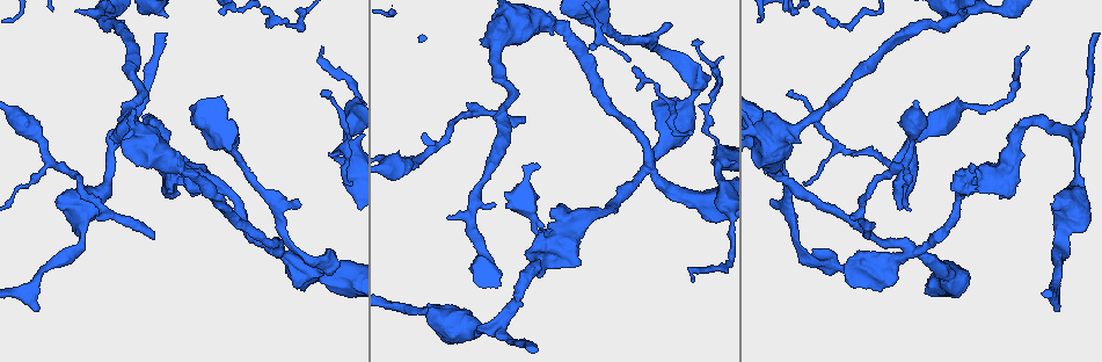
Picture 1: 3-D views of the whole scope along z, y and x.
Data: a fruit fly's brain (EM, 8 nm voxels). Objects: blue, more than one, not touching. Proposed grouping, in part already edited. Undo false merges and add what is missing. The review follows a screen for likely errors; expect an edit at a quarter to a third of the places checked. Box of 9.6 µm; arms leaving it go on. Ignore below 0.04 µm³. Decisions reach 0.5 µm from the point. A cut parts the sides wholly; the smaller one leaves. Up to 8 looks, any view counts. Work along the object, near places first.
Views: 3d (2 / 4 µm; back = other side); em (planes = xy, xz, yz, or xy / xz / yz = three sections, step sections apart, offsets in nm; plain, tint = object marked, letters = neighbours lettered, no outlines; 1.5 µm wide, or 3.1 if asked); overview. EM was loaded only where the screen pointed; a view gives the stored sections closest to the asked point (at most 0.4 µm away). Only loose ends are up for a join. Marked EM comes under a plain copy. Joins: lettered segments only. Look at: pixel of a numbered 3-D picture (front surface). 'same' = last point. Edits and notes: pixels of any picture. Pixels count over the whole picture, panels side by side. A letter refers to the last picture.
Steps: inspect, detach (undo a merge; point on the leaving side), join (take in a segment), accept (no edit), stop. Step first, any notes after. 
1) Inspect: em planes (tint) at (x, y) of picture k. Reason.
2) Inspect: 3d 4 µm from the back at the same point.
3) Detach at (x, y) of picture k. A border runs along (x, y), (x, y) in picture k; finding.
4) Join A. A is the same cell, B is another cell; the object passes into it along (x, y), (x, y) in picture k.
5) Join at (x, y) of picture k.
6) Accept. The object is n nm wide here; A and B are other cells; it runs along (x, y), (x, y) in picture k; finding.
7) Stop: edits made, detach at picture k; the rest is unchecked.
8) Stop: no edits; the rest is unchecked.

Inspect: 3d 2 µm at (703, 42) of picture 1. Free end.

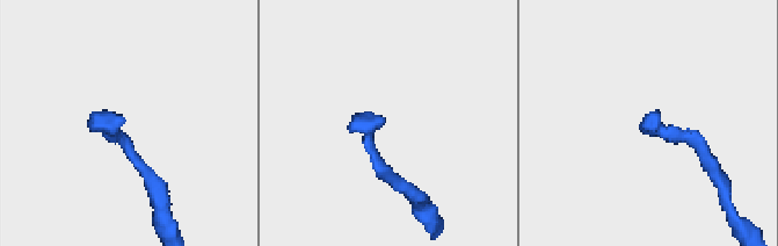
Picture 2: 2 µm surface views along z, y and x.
Inspect: em planes (letters) at (381, 121) of picture 2.

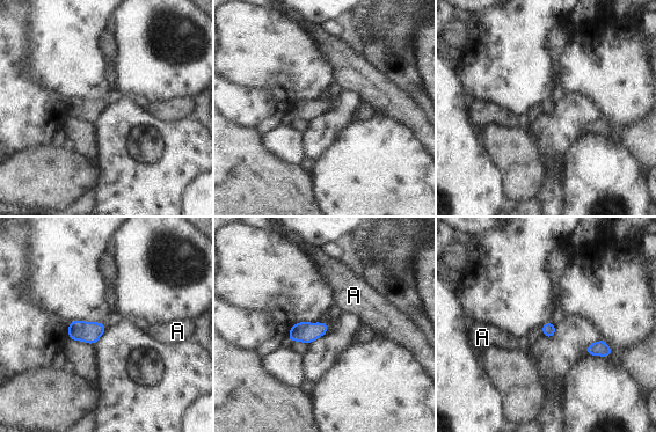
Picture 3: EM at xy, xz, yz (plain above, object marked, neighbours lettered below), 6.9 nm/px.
Accept. The object is 90 nm wide here; A is another cell; a border runs along (540, 329), (544, 335) in picture 3; no lettered segment goes on from it.

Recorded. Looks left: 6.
Inspect: em planes (letters) at (670, 26) of picture 1. An open end.

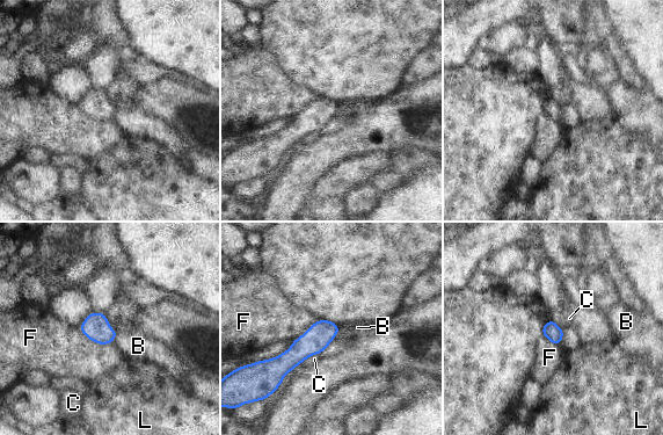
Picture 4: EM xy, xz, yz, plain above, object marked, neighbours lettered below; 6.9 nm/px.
Accept. B, C, F and L are other cells; it runs along (334, 327), (272, 369) in picture 4; no lettered segment goes on from it.

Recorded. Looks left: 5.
Inspect: 3d 4 µm at (278, 248) of picture 1. Thick turns thin.

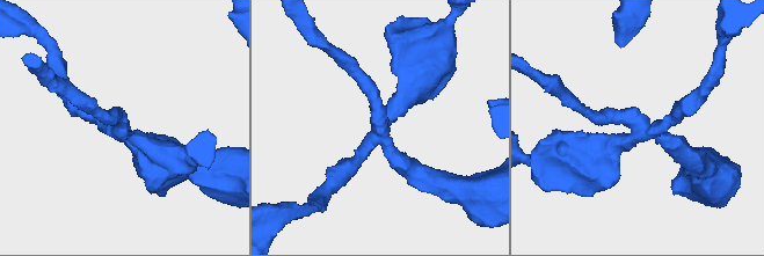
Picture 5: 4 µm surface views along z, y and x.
Inspect: em xy step 4 (letters) at (382, 129) of picture 5.

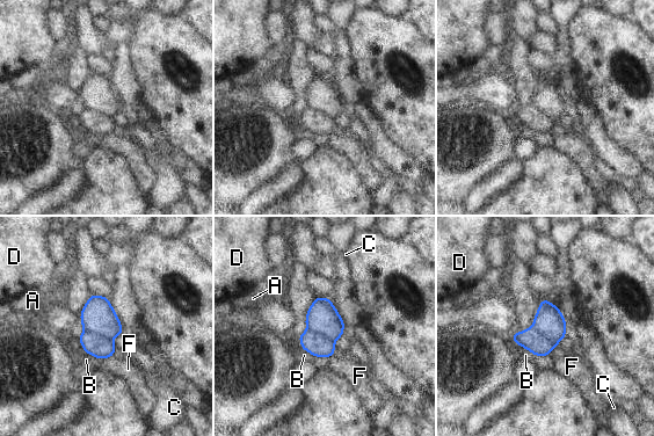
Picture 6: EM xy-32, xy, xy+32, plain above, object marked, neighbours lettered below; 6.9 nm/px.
Detach at (97, 315) of picture 6. A, B, C, D and F are other cells; a border runs along (85, 329), (100, 333), (111, 340) in picture 6; a second neuron is stuck on.

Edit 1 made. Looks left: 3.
Stop: edits made, detach at picture 6; the rest is unchecked.

